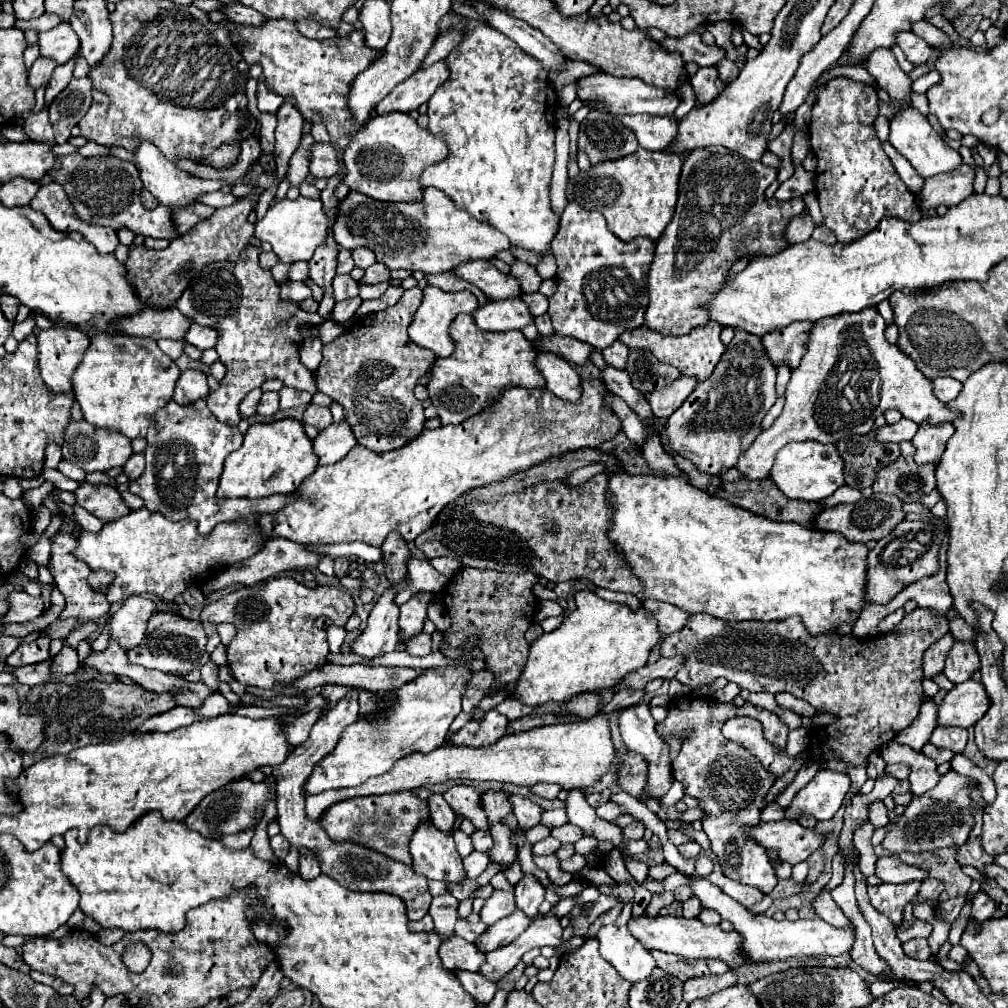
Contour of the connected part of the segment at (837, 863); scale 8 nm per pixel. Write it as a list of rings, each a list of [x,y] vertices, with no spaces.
[[[835,853],[831,865],[833,865],[833,877],[831,877],[831,881],[825,885],[827,891],[831,891],[833,887],[837,887],[837,885],[843,881],[843,855],[841,855],[841,853]]]

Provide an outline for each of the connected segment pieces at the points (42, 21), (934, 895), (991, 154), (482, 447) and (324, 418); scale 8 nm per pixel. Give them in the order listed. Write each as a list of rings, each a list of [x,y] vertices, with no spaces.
[[[45,13],[39,18],[31,19],[28,21],[15,21],[15,27],[23,29],[33,29],[37,32],[44,32],[52,29],[61,22],[61,19],[57,15]]]
[[[929,877],[929,879],[925,879],[925,881],[923,881],[923,885],[921,885],[921,889],[919,889],[919,899],[921,899],[921,901],[935,903],[935,901],[939,899],[941,891],[943,891],[941,881],[937,881],[937,879]]]
[[[981,142],[978,143],[977,150],[984,161],[983,168],[987,172],[987,169],[996,161],[997,151]]]
[[[583,379],[583,395],[581,395],[581,401],[577,403],[565,403],[561,401],[559,397],[553,397],[553,393],[549,393],[547,389],[523,389],[523,387],[513,387],[509,391],[505,391],[501,395],[501,399],[497,403],[493,403],[489,409],[485,409],[485,413],[479,413],[477,417],[469,417],[467,421],[463,421],[461,425],[443,425],[439,429],[425,429],[425,433],[421,433],[421,437],[417,437],[417,441],[411,441],[409,445],[401,447],[401,449],[395,449],[395,451],[387,451],[387,453],[375,453],[375,451],[369,451],[367,447],[363,445],[357,445],[355,449],[351,449],[347,453],[345,459],[333,463],[333,465],[321,465],[317,467],[317,471],[306,479],[305,482],[299,487],[296,492],[293,493],[295,497],[294,501],[291,501],[289,505],[285,505],[283,509],[279,509],[277,513],[263,513],[263,515],[257,515],[257,525],[261,529],[261,535],[265,537],[283,537],[283,539],[289,539],[289,541],[295,541],[295,543],[303,543],[303,545],[331,545],[331,543],[351,543],[351,541],[363,541],[367,545],[375,545],[375,547],[381,547],[383,541],[387,539],[389,533],[399,533],[405,541],[413,541],[417,535],[421,535],[423,531],[427,531],[431,527],[431,523],[435,521],[435,517],[439,515],[439,511],[455,501],[459,495],[463,495],[465,491],[473,489],[473,487],[479,487],[479,485],[489,485],[489,483],[495,483],[495,481],[501,481],[505,479],[509,473],[513,471],[523,471],[523,469],[529,469],[553,455],[561,455],[561,453],[567,453],[567,451],[575,451],[575,449],[581,449],[581,447],[597,447],[601,445],[603,441],[609,441],[615,437],[615,433],[619,431],[621,427],[621,421],[615,417],[615,413],[609,409],[609,405],[603,403],[603,395],[607,393],[605,385],[599,381],[599,379]]]
[[[309,403],[309,407],[305,409],[305,415],[303,415],[303,423],[305,425],[313,425],[317,429],[325,429],[329,423],[331,423],[331,411],[329,407],[325,405],[315,405],[315,403]]]

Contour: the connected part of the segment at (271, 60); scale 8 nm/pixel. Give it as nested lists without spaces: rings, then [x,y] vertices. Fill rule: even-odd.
[[[233,21],[217,23],[229,31],[233,45],[243,55],[245,63],[251,67],[259,63],[263,67],[263,77],[267,89],[279,93],[285,99],[295,99],[297,109],[307,121],[321,121],[331,139],[337,141],[341,155],[349,145],[357,129],[349,129],[349,109],[345,109],[345,93],[349,91],[349,81],[361,69],[379,55],[365,47],[365,33],[351,31],[347,37],[333,37],[325,41],[315,41],[303,37],[293,21],[265,21],[263,25],[239,25]],[[369,51],[369,53],[365,53]]]

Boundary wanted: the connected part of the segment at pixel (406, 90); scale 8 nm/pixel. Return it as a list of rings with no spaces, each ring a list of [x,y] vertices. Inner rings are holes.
[[[443,61],[433,63],[427,69],[419,69],[407,81],[401,81],[401,85],[397,85],[393,89],[393,93],[389,93],[389,97],[385,97],[375,107],[375,113],[377,115],[385,115],[385,113],[393,113],[393,111],[409,113],[411,109],[419,109],[419,105],[427,103],[431,99],[431,95],[435,93],[435,89],[447,77],[449,77],[449,69],[445,67]]]

